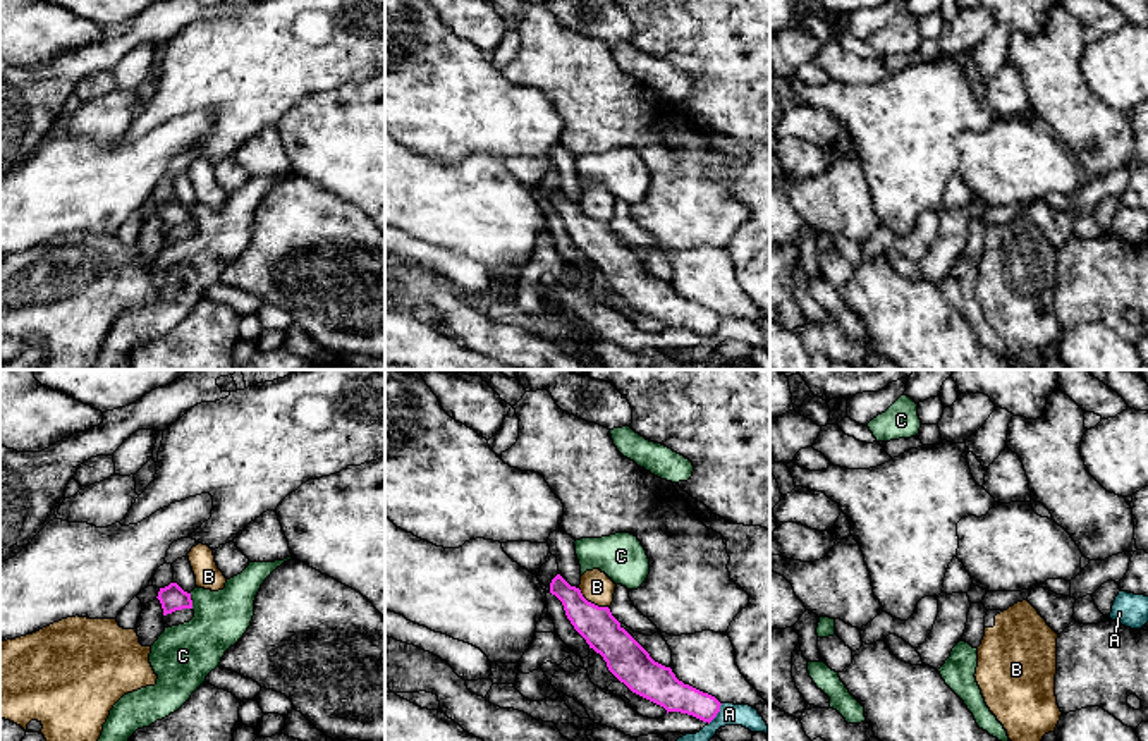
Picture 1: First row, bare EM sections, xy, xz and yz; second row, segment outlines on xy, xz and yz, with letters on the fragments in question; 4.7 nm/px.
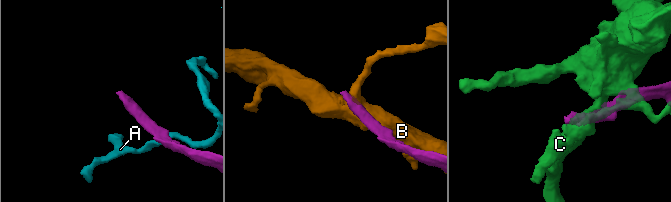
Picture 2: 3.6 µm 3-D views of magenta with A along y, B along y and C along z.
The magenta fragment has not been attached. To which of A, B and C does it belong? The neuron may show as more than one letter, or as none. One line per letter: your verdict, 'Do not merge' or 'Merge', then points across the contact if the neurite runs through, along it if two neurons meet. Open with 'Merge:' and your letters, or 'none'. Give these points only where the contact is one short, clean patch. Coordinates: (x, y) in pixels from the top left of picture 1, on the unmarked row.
Merge: none
A: Do not merge. Boundary: xz (722, 318), (708, 339)
B: Do not merge
C: Do not merge. Boundary: xy (189, 208), (193, 222)

